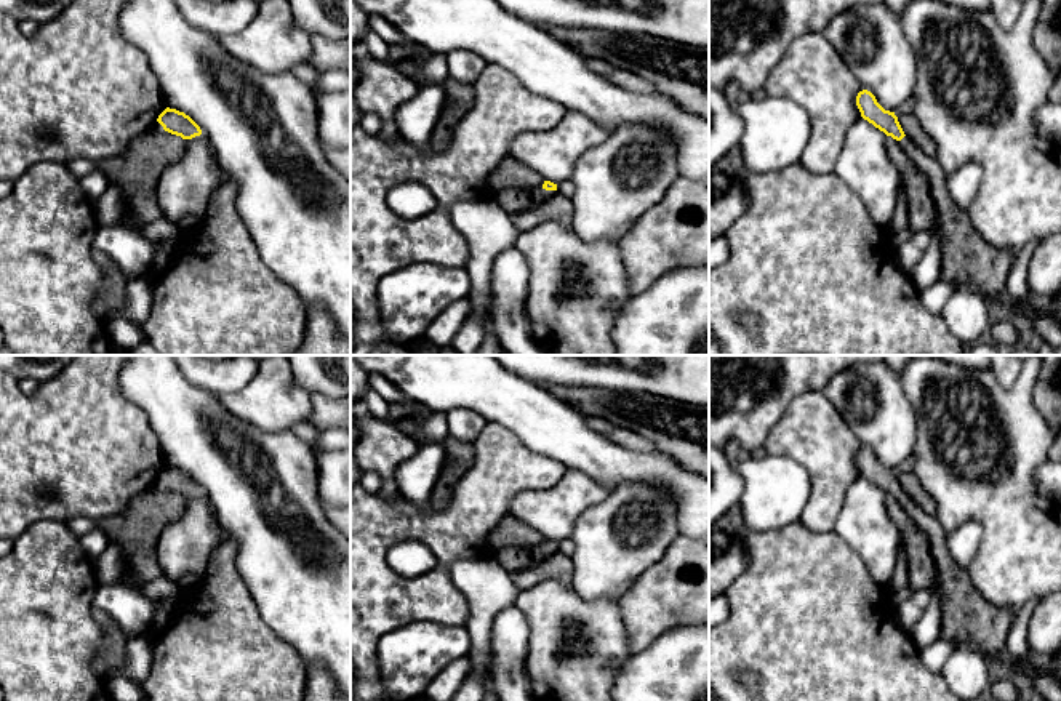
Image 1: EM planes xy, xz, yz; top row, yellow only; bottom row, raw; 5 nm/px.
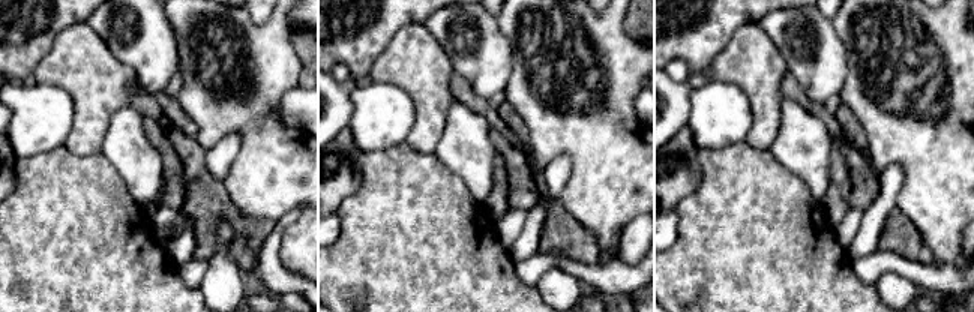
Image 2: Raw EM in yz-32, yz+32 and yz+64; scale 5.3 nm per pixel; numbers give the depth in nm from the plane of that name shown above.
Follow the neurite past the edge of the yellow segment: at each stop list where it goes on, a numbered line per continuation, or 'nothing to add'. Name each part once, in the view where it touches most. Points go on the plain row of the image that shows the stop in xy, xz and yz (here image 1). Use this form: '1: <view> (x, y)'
1: xz (514, 559)

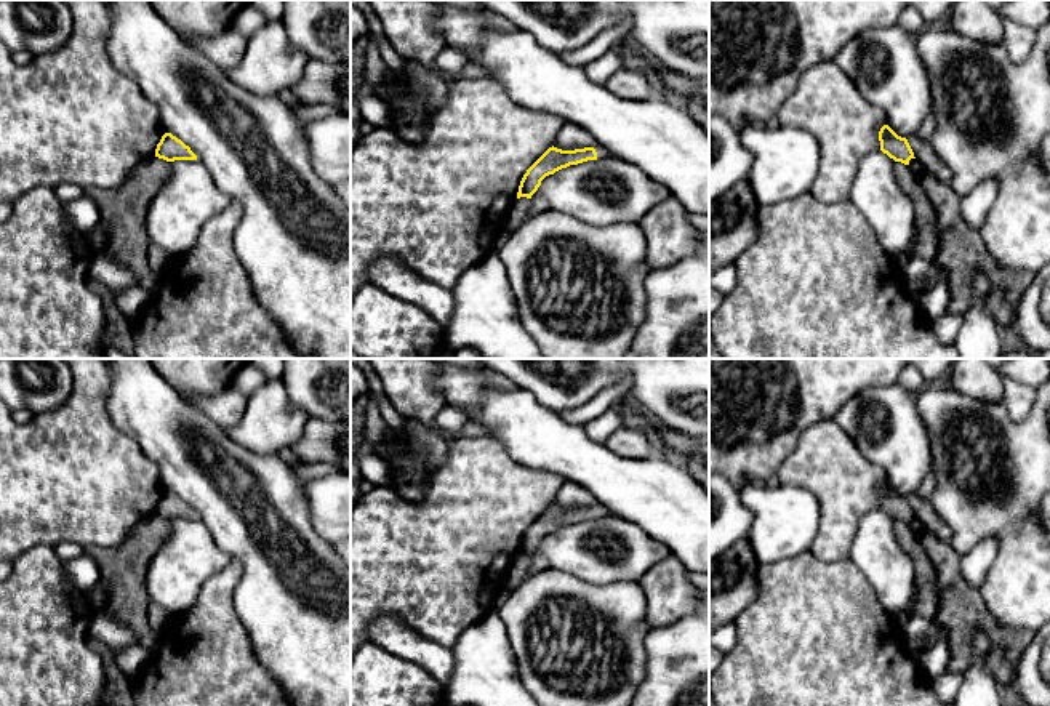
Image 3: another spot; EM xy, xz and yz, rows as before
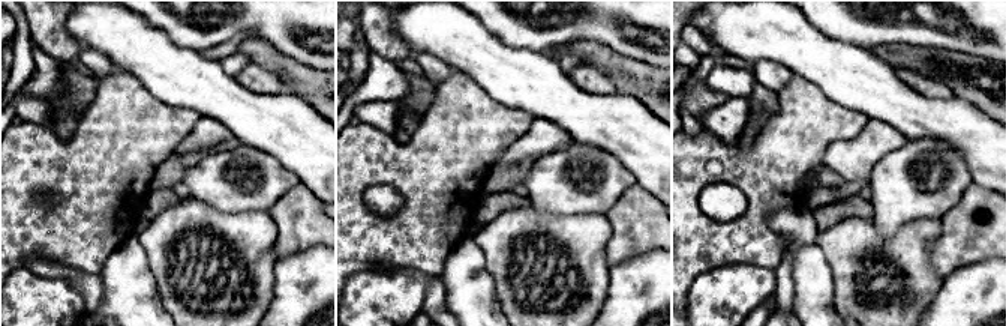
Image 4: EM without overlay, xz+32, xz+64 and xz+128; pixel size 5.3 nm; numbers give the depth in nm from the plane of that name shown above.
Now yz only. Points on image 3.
1: yz (962, 610)

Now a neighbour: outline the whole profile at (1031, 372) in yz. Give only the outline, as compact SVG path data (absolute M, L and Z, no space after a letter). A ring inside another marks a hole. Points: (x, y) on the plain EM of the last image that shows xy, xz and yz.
M1008 359L997 371L1002 378L1037 389L1050 376L1050 359Z

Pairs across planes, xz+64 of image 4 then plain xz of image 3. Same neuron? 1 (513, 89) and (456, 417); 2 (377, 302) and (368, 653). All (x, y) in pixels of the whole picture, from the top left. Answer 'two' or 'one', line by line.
1: two
2: one

